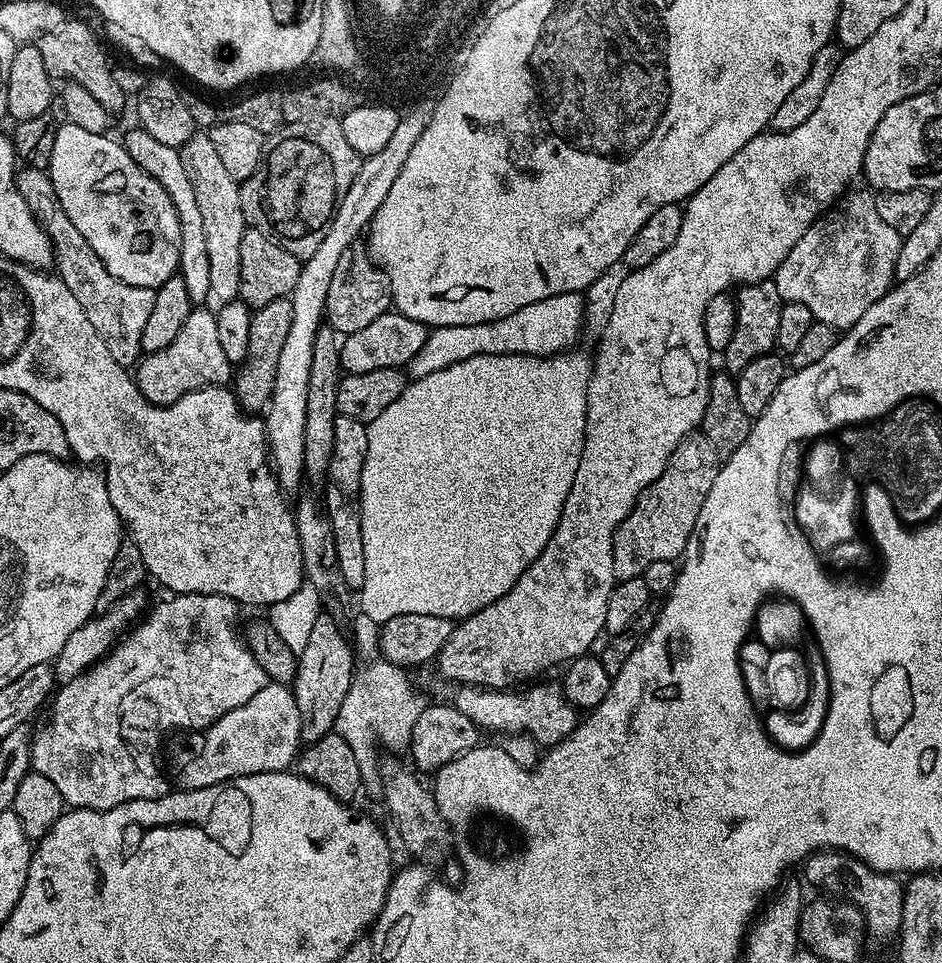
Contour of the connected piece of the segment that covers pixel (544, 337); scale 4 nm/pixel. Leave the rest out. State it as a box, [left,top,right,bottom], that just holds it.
[406,293,584,380]

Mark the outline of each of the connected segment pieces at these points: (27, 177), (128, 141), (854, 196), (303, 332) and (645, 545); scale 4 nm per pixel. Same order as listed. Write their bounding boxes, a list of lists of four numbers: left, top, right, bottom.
[[14,167,155,362],[122,126,210,306],[775,191,900,330],[262,112,425,489],[612,434,722,581]]

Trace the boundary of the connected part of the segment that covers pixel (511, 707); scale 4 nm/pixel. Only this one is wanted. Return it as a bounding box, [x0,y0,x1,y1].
[455,683,577,746]

